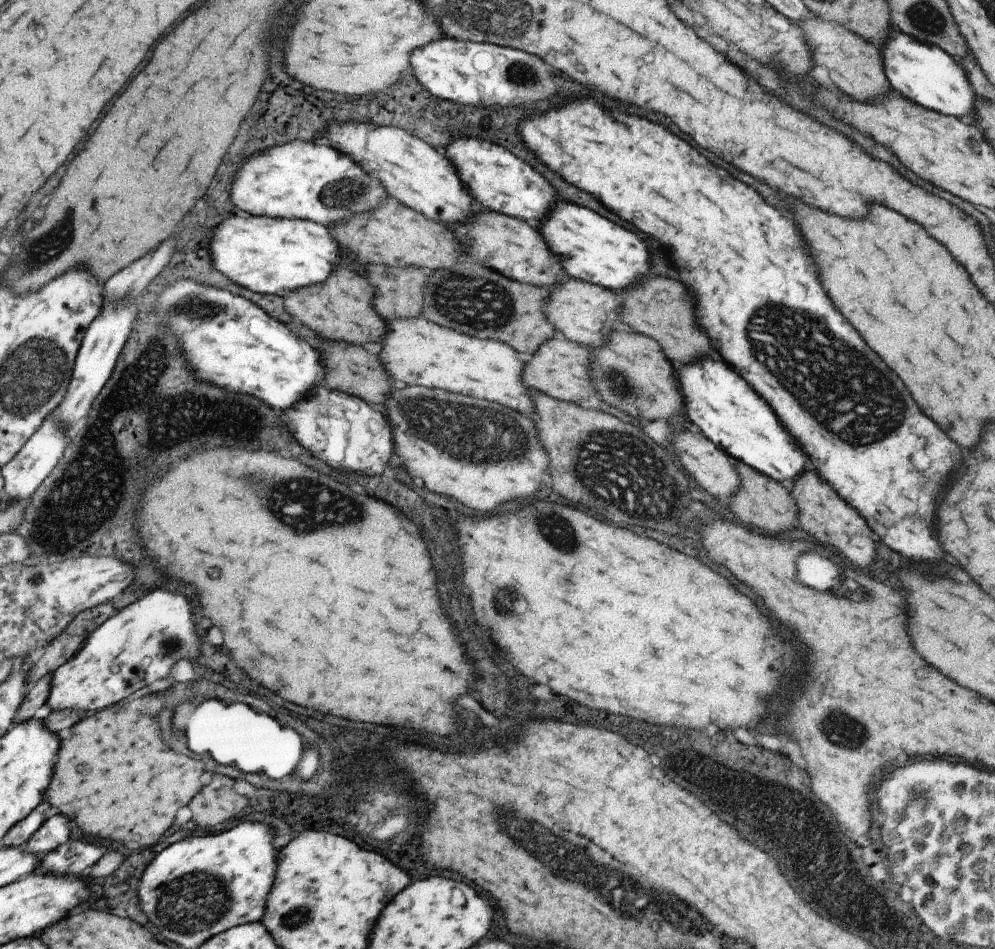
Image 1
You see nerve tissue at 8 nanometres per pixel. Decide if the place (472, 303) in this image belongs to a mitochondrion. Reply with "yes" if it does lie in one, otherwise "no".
yes

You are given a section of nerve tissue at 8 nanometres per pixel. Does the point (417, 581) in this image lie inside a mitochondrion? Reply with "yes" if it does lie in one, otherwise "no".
no

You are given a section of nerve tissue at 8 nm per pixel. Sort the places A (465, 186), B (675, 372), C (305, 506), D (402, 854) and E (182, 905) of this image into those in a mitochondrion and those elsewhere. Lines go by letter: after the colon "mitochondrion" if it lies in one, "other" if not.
A: other
B: other
C: mitochondrion
D: other
E: mitochondrion

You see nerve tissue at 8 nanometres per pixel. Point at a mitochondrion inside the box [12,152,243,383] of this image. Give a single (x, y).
(47, 248)

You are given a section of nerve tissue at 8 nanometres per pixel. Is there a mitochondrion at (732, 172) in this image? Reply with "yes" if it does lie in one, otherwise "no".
no

